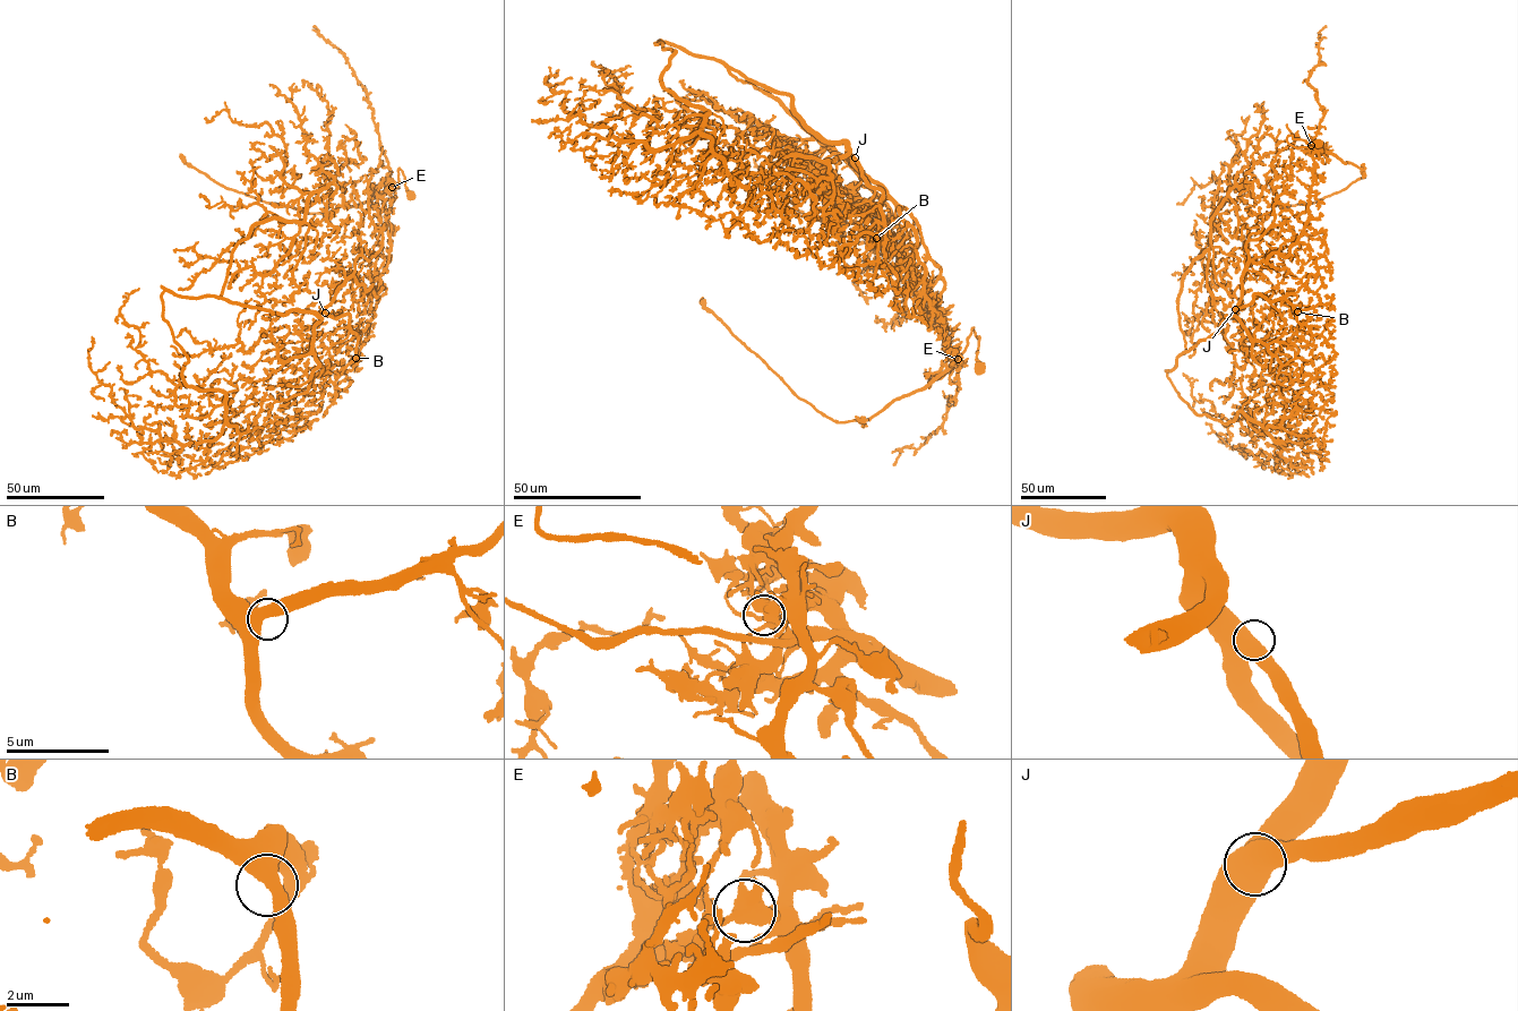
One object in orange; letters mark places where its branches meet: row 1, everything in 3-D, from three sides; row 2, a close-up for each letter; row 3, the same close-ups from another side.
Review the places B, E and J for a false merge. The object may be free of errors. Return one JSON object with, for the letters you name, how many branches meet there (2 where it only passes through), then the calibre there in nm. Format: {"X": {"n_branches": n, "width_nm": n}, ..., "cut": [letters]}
{"E": {"n_branches": 2, "width_nm": 550}, "cut": ["E"]}

